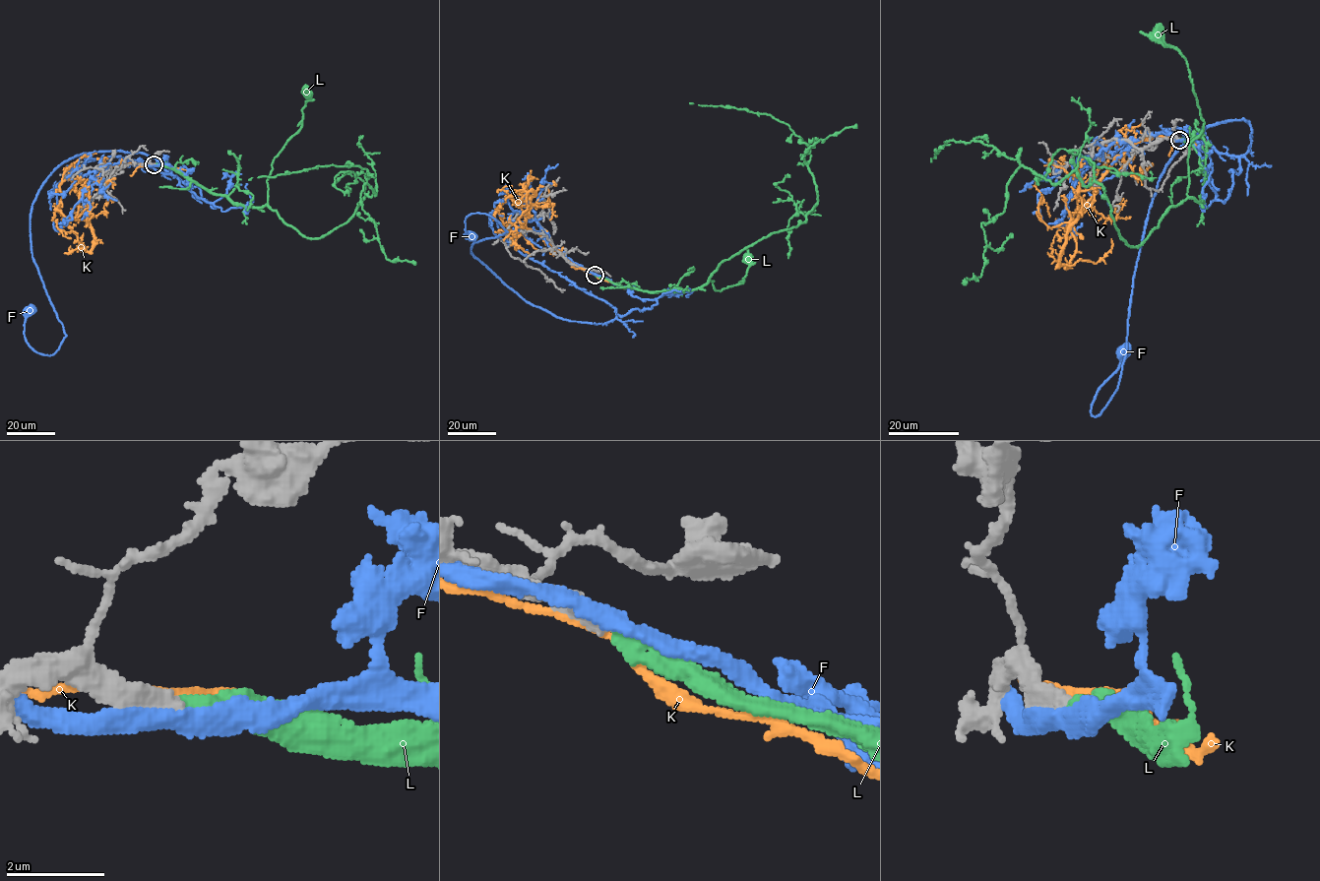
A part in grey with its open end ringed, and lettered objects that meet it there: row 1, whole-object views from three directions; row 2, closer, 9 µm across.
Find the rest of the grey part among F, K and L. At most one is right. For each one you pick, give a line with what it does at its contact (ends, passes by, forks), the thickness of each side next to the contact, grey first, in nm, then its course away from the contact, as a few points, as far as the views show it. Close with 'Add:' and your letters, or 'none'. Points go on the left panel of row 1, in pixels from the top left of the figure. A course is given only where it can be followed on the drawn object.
L: it ends; calibres 440 and 360 nm; course (154, 164), (167, 165), (233, 203), (264, 207), (272, 162), (301, 126), (307, 93)
Add: L

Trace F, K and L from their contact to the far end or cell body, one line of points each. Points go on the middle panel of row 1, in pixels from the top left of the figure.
F: (594, 273), (656, 304), (597, 324), (555, 317), (471, 253), (507, 231), (500, 223), (471, 213), (470, 234)
K: (593, 274), (527, 226), (534, 192), (528, 191), (519, 203), (507, 197), (498, 209), (503, 224), (537, 249)
L: (595, 275), (625, 287), (651, 291), (700, 288), (708, 280), (721, 290), (742, 283), (748, 259)

